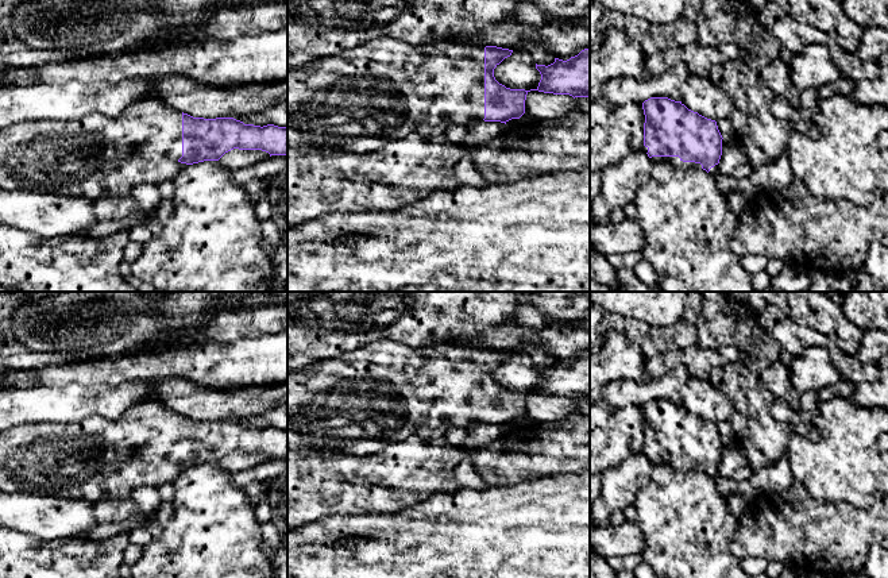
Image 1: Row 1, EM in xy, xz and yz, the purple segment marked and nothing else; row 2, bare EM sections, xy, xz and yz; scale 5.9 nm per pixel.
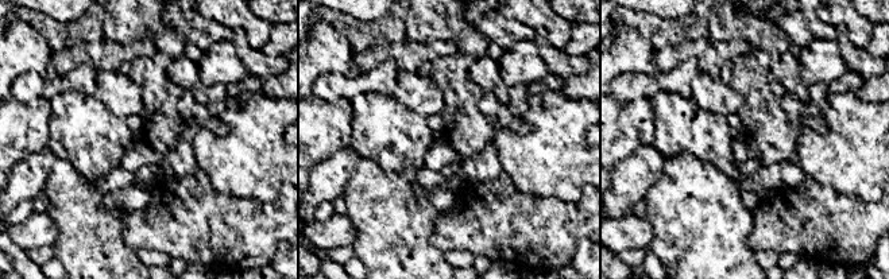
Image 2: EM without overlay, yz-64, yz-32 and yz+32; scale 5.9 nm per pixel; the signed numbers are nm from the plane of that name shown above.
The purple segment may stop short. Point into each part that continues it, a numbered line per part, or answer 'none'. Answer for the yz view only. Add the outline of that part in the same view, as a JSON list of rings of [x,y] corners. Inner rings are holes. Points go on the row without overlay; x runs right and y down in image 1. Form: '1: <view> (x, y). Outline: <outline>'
1: yz (675, 463). Outline: [[[652,459],[653,465],[667,465],[677,471],[686,471],[686,473],[698,473],[702,471],[700,466],[695,465],[683,465],[679,459]]]

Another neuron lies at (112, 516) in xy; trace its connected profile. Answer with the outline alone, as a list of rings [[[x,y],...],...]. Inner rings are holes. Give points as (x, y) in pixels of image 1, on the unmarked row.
[[[101,500],[94,504],[96,525],[88,532],[92,537],[111,537],[130,533],[144,525],[152,515],[143,515],[135,504],[127,500]]]

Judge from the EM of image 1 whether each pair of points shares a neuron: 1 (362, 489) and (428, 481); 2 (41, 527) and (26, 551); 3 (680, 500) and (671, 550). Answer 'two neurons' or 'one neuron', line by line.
1: one neuron
2: two neurons
3: one neuron

